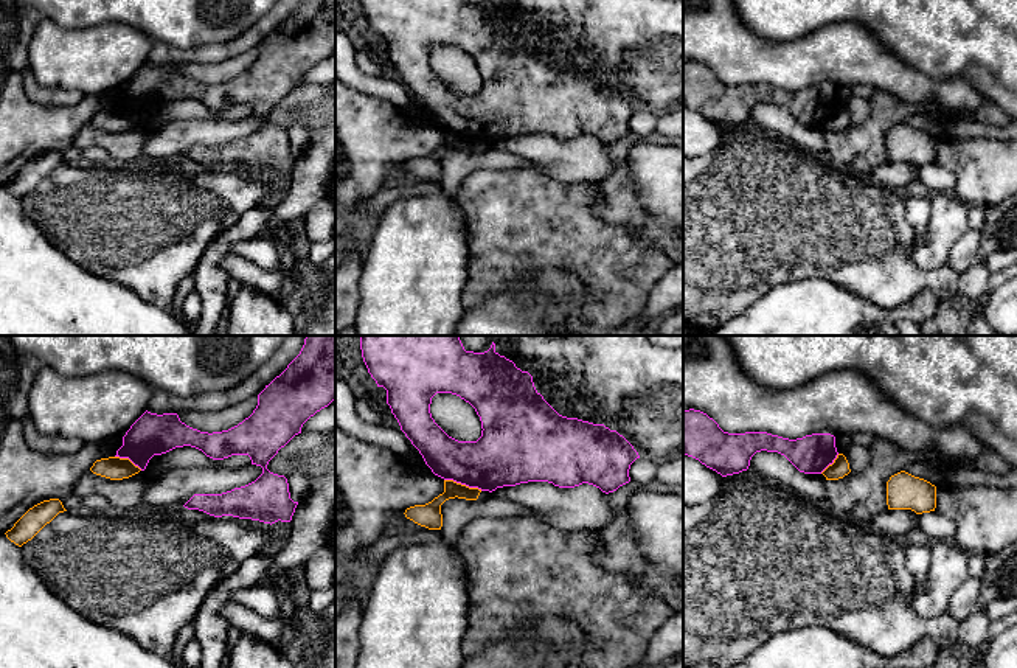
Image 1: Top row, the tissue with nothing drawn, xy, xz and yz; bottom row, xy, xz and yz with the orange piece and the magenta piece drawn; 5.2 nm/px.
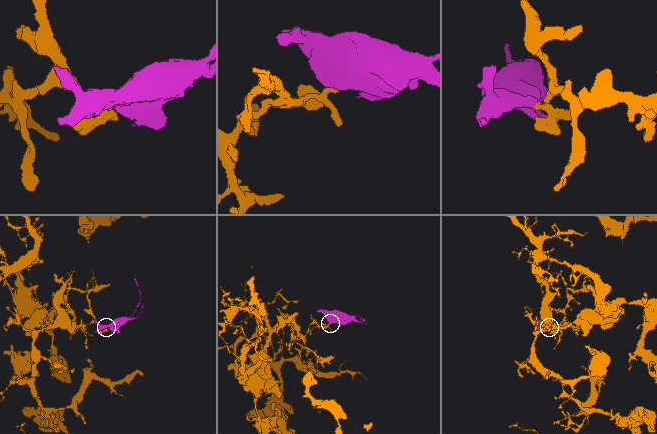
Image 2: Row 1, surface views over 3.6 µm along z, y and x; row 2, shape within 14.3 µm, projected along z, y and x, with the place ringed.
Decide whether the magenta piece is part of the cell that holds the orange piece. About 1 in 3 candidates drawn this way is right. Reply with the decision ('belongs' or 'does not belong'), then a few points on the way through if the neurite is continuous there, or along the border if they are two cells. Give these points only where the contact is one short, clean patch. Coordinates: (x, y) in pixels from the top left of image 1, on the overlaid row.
does not belong | along xz (444, 479), (482, 490)

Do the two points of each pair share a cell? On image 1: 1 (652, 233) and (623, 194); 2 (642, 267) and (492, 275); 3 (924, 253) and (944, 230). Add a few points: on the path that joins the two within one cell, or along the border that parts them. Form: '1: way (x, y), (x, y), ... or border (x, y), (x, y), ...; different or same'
1: way (645, 224), (624, 204); same
2: way (604, 257), (600, 253), (530, 253); same
3: way (930, 247), (941, 236); same

